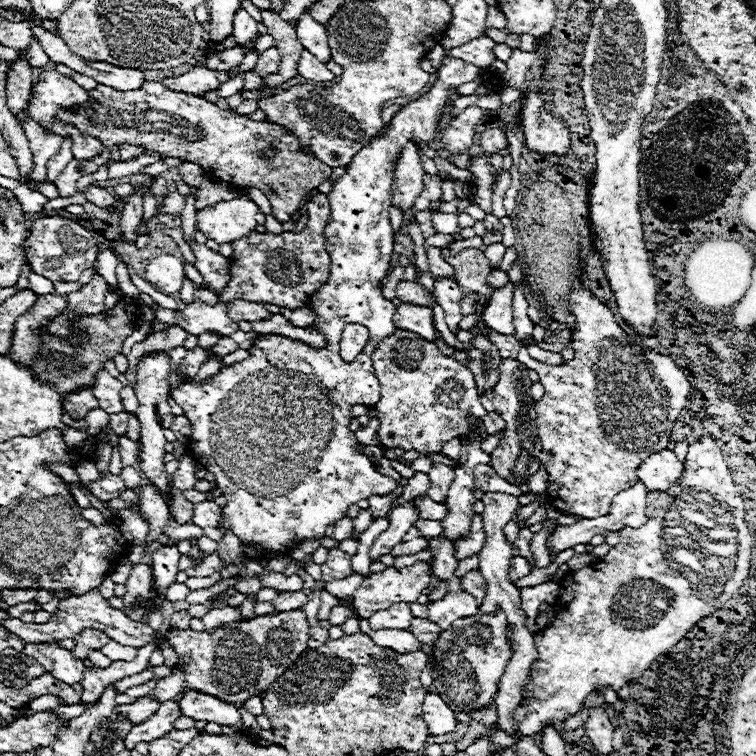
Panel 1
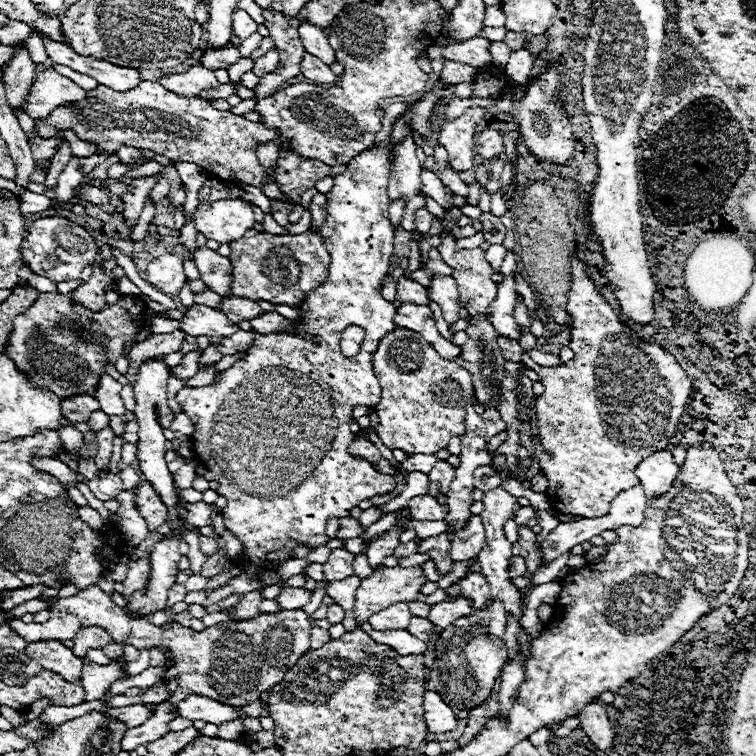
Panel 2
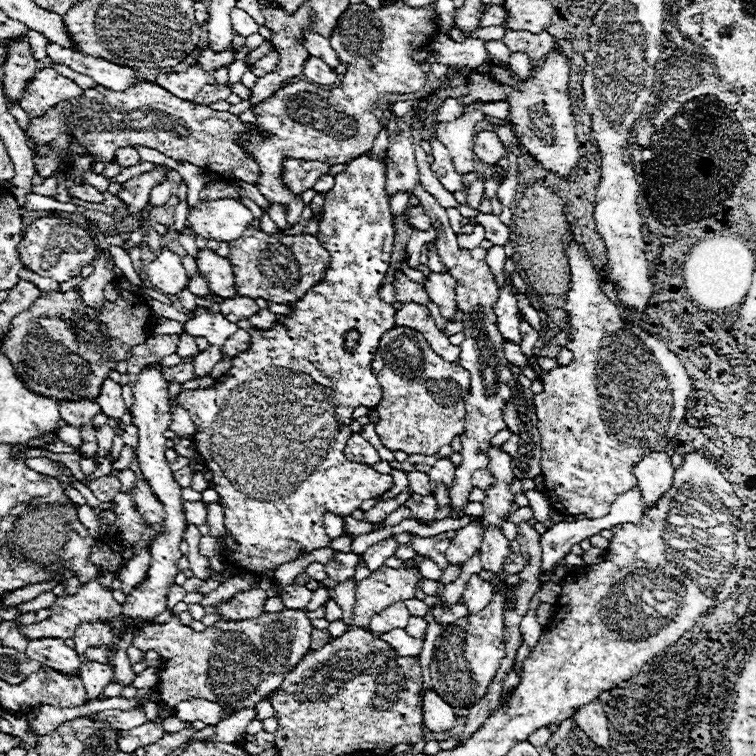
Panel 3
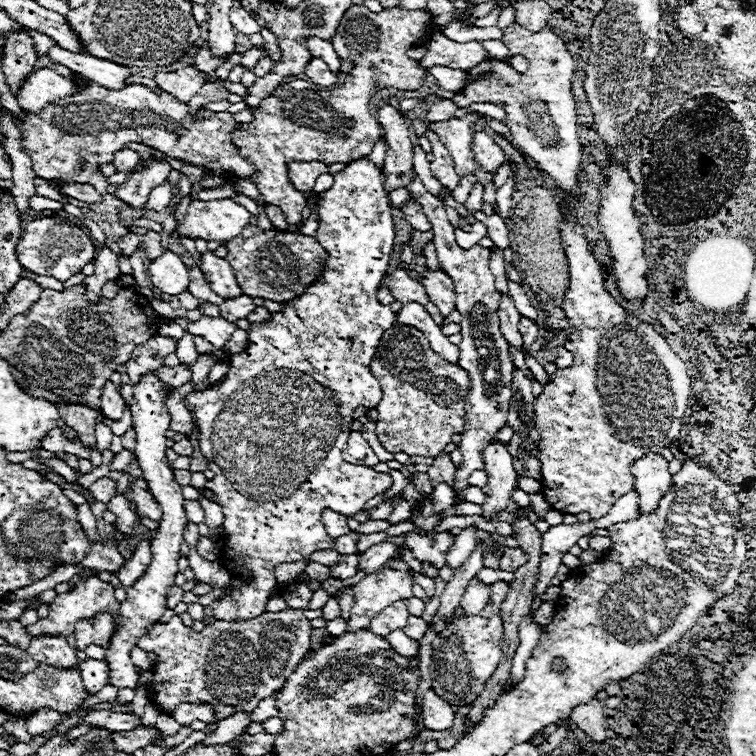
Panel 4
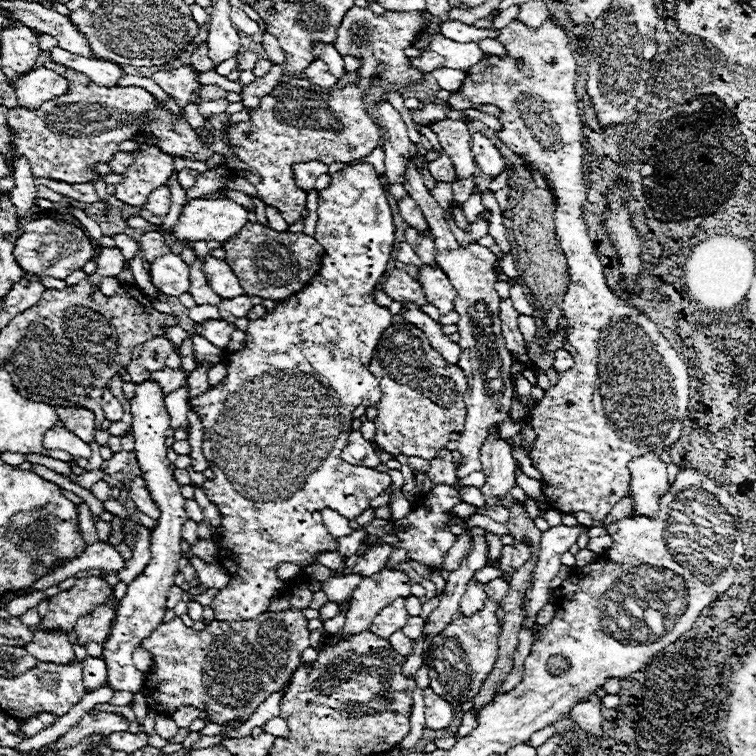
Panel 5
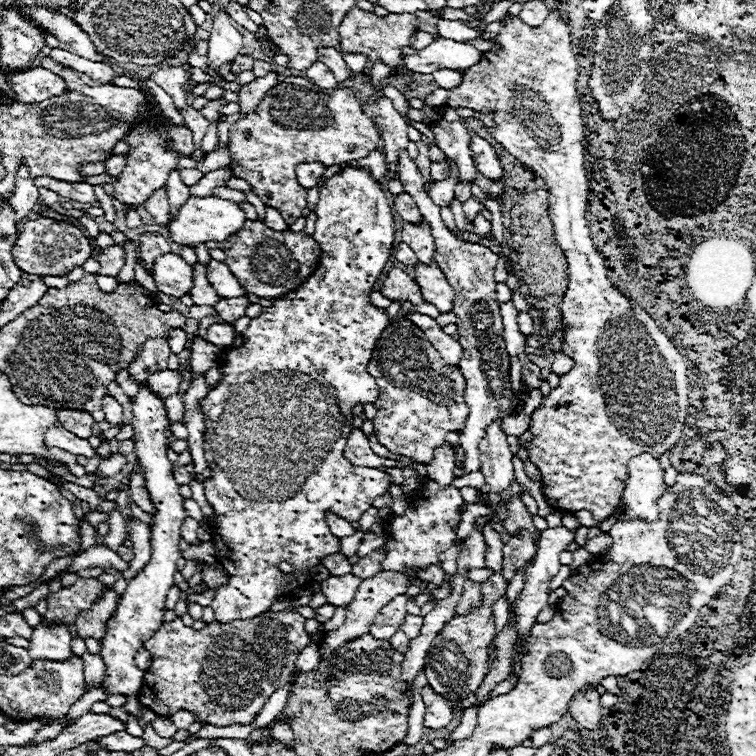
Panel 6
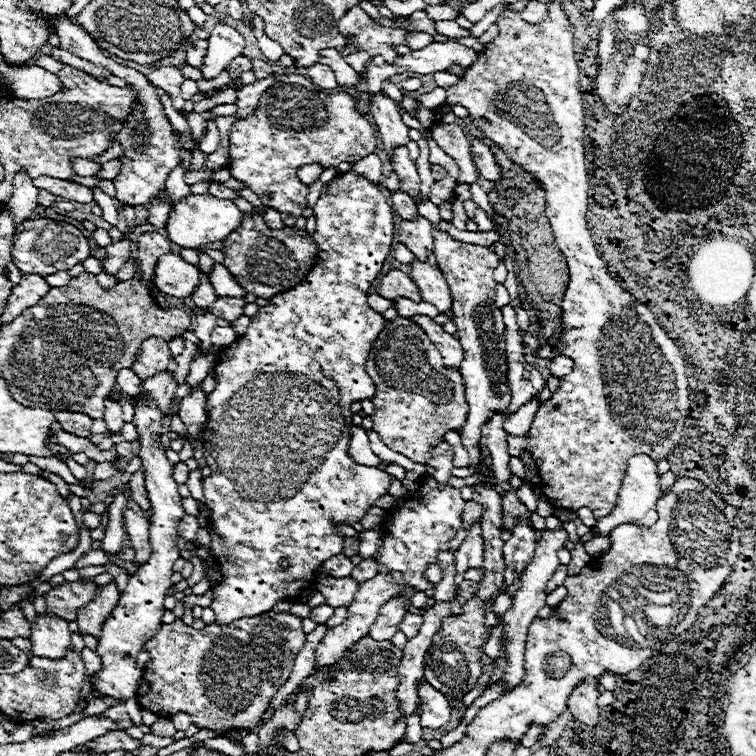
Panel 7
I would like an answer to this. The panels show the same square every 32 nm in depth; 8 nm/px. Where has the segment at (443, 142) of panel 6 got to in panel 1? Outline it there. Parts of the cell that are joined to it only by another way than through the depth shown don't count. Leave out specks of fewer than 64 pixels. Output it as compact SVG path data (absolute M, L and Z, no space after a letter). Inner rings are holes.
M478 106L466 108L458 118L454 118L442 130L442 144L450 152L450 162L458 168L468 168L472 158L472 144L474 144L474 128L480 124L484 110Z

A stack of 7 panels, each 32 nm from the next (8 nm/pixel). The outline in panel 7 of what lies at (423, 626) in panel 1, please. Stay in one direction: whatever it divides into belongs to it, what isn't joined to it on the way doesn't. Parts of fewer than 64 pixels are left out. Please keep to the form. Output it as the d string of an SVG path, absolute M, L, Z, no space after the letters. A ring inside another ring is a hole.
M406 612L406 614L404 614L404 618L402 618L402 622L398 624L398 630L400 630L400 632L404 632L404 634L406 634L406 638L414 638L414 636L418 634L420 626L422 626L422 616L420 616L420 614Z

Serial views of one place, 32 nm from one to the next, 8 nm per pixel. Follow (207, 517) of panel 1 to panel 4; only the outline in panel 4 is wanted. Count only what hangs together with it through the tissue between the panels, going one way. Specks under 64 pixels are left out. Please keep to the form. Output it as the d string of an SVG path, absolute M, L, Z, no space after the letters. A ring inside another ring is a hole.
M186 500L184 508L186 508L186 516L188 516L190 522L202 524L202 520L204 520L204 510L202 510L202 506L200 506L196 500Z

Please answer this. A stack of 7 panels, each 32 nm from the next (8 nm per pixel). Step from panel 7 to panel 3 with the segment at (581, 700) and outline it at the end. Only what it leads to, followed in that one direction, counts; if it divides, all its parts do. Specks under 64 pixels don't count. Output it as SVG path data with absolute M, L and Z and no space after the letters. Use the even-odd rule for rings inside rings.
M592 700L590 704L578 708L572 714L572 720L580 730L584 730L592 738L592 742L596 742L598 746L608 746L608 720L604 714L604 704L600 700Z

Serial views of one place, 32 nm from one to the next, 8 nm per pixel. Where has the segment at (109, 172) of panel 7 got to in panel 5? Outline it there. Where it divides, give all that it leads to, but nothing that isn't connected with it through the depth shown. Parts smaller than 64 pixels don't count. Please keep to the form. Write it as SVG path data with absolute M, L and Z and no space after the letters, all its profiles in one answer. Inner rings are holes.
M116 152L114 158L108 162L108 166L112 168L112 174L122 174L130 166L132 158L134 158L132 152Z

